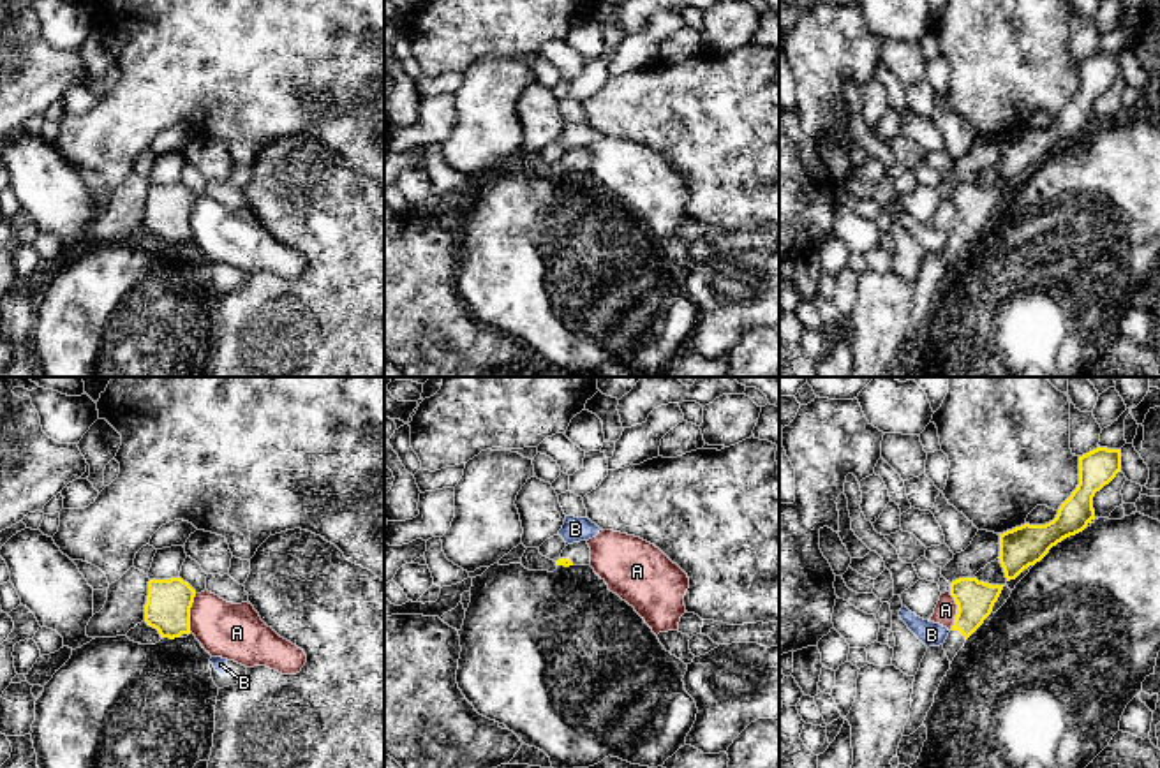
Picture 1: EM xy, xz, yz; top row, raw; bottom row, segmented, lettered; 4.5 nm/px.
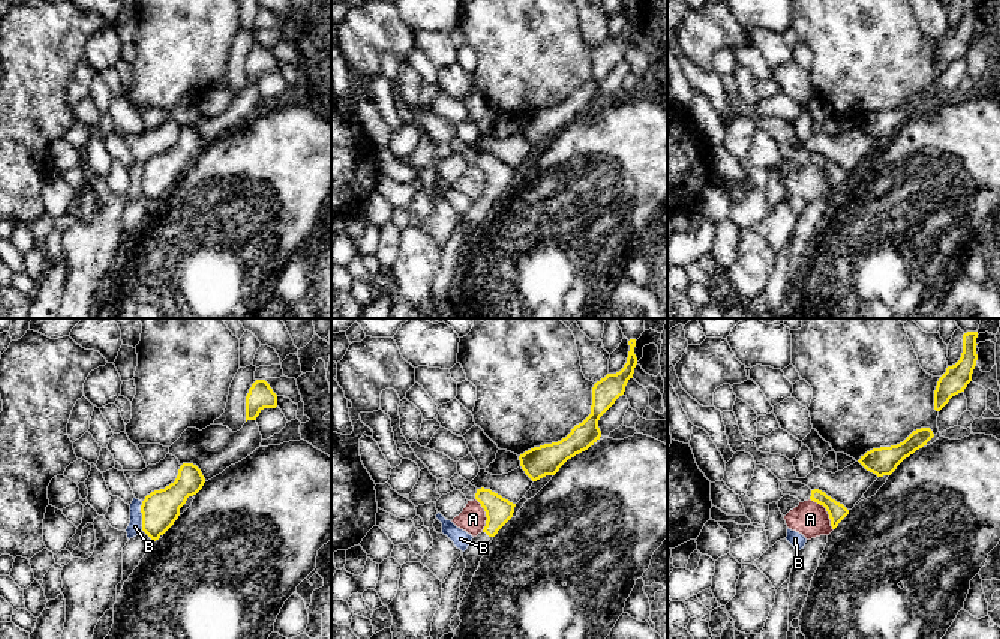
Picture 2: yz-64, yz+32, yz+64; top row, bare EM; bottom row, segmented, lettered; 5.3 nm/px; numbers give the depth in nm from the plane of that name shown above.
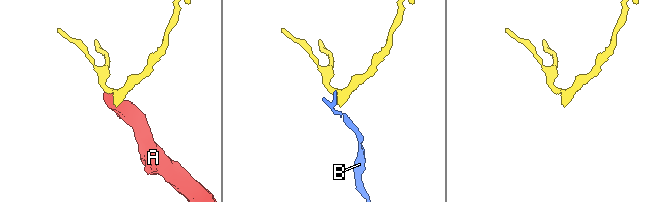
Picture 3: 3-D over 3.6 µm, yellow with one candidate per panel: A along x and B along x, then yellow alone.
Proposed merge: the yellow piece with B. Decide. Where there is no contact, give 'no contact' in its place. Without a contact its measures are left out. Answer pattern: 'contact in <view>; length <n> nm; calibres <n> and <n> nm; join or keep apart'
contact in yz; length 30 nm; calibres 170 and 20 nm; keep apart

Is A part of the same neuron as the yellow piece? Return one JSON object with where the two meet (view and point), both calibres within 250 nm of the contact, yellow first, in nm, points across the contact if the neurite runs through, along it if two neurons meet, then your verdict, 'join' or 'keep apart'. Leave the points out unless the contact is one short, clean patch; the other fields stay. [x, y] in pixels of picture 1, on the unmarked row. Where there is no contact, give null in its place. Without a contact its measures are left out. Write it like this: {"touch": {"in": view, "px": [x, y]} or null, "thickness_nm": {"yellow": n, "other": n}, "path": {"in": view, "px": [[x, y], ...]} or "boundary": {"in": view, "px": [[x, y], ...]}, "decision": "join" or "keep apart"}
{"touch": {"in": "xy", "px": [189, 219]}, "thickness_nm": {"yellow": 200, "other": 260}, "boundary": {"in": "xy", "px": [[196, 199], [191, 210], [189, 236]]}, "decision": "keep apart"}

